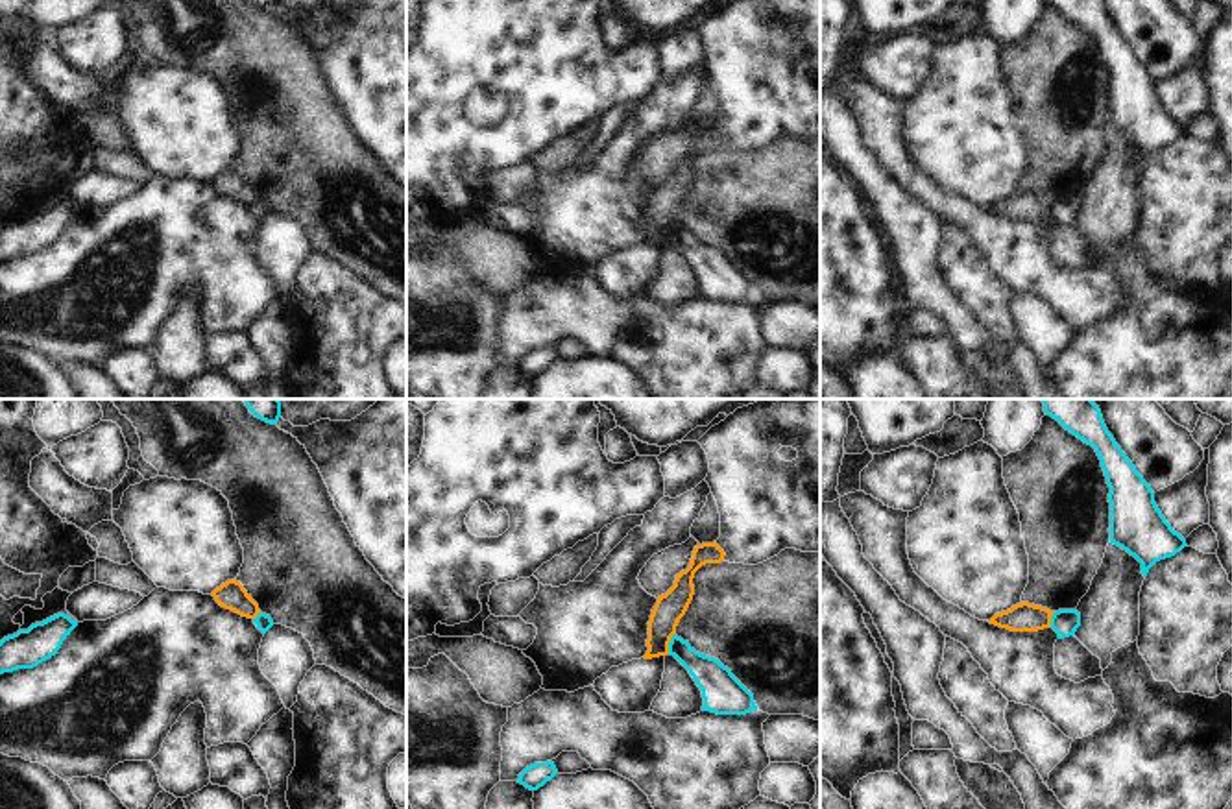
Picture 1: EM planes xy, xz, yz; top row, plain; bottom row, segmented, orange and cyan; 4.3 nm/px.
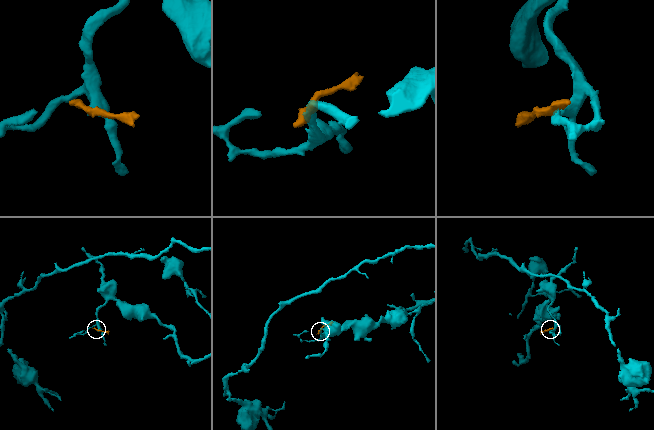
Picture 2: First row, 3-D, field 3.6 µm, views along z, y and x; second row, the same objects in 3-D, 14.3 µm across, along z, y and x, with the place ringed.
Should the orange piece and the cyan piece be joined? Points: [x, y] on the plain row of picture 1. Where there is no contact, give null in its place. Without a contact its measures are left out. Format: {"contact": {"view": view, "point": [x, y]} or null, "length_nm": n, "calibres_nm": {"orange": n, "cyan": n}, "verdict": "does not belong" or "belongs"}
{"contact": {"view": "xz", "point": [669, 228]}, "length_nm": 100, "calibres_nm": {"orange": 130, "cyan": 150}, "verdict": "does not belong"}

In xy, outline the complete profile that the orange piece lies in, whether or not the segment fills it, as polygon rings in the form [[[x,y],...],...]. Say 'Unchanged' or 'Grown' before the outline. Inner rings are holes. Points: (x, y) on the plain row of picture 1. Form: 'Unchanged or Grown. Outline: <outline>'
Unchanged. Outline: [[[227,166],[220,174],[216,174],[211,181],[222,194],[231,196],[242,203],[255,205],[260,199],[259,190],[236,166]]]

